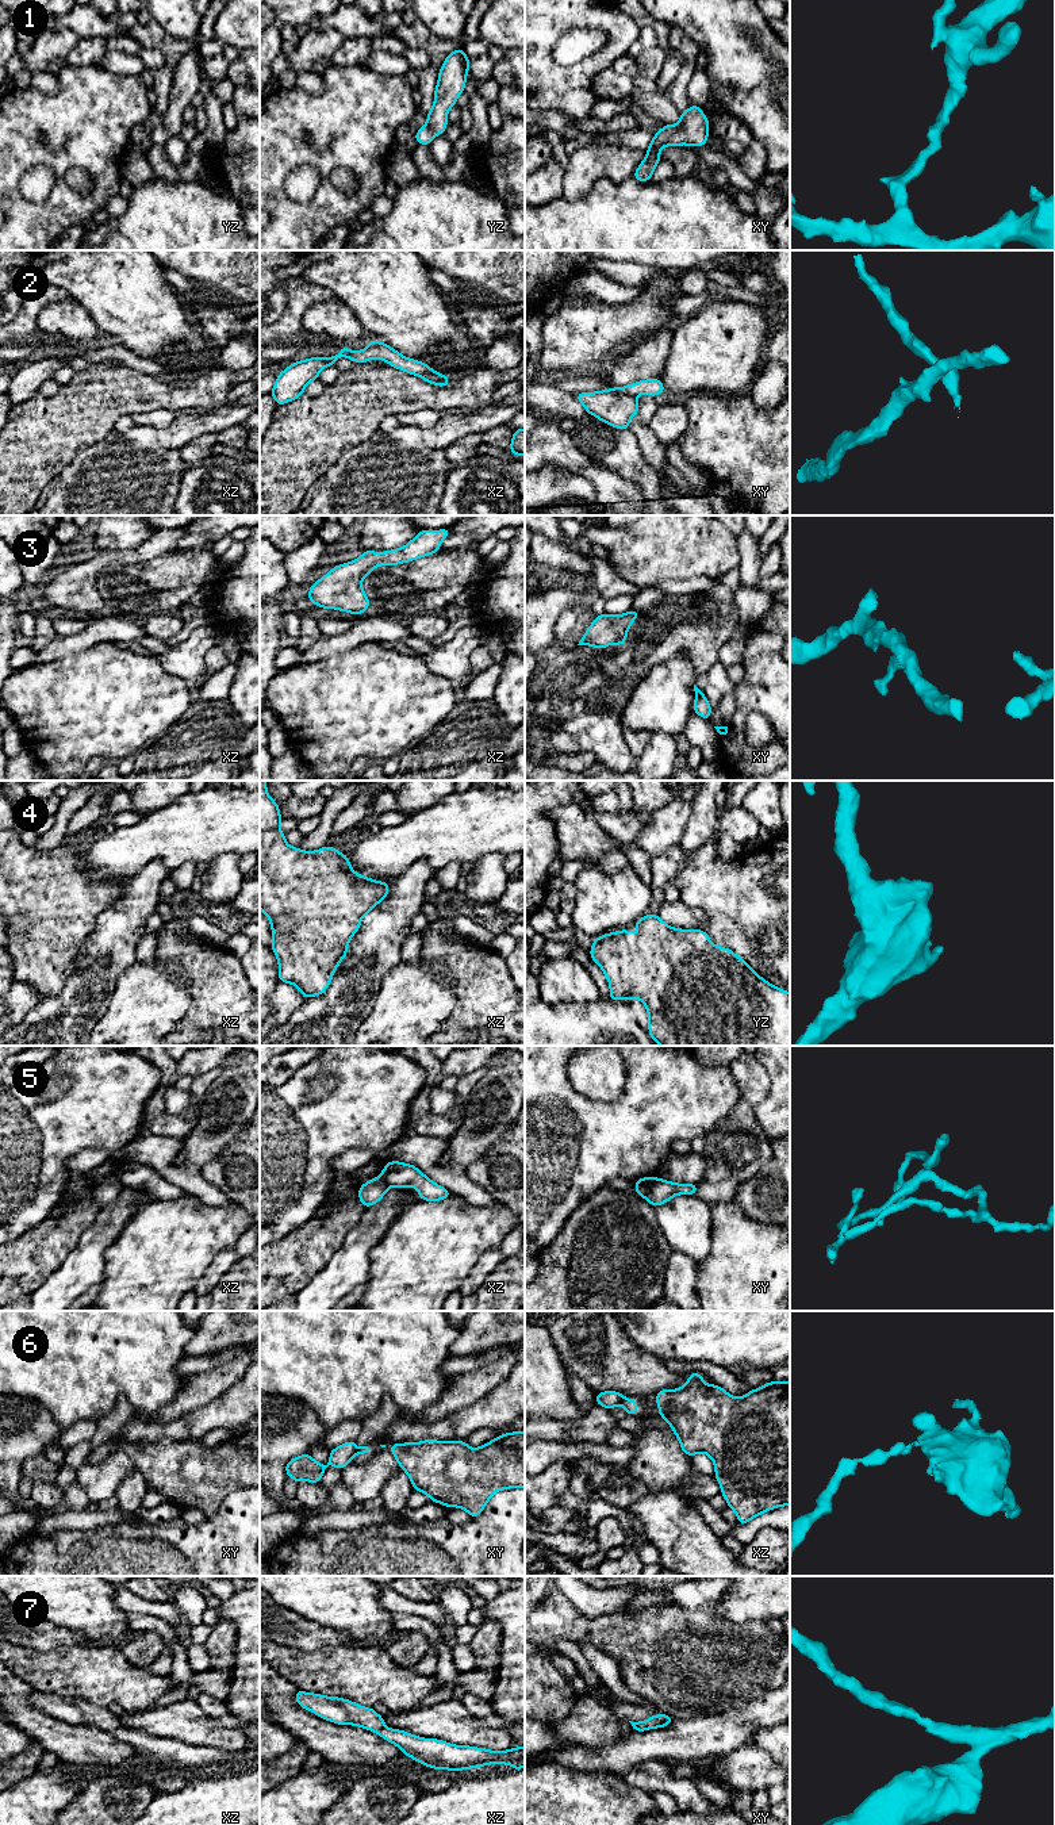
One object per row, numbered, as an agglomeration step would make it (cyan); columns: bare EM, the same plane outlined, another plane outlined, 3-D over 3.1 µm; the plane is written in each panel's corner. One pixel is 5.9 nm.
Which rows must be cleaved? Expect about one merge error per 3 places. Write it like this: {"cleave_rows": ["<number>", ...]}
{"cleave_rows": ["2", "5", "6"]}

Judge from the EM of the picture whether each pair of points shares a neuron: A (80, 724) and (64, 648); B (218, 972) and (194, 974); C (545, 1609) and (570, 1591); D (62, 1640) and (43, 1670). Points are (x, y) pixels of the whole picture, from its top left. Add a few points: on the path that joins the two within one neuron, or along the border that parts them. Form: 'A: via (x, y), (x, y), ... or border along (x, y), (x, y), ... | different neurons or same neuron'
A: border along (95, 644), (46, 663), (37, 663) | different neurons
B: via (213, 974), (199, 974) | same neuron
C: border along (557, 1590), (580, 1613), (589, 1615) | different neurons
D: border along (89, 1643), (48, 1651), (26, 1647) | different neurons

